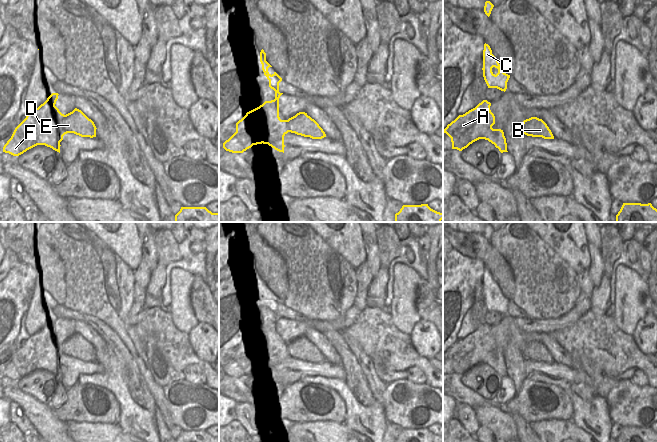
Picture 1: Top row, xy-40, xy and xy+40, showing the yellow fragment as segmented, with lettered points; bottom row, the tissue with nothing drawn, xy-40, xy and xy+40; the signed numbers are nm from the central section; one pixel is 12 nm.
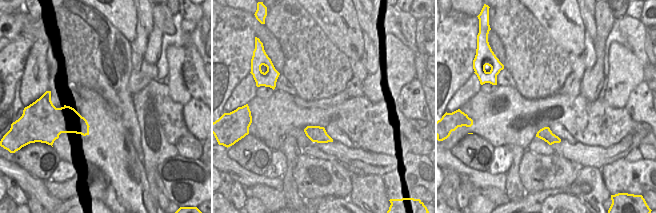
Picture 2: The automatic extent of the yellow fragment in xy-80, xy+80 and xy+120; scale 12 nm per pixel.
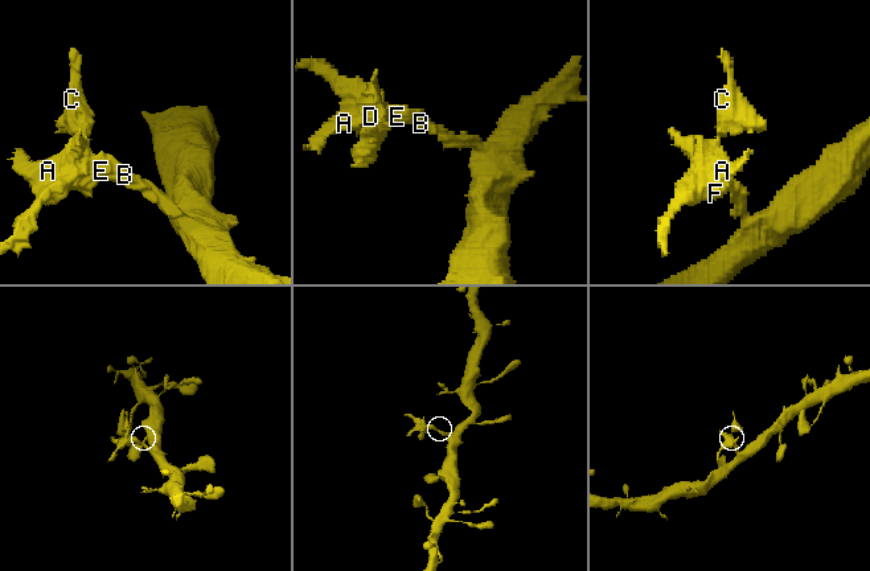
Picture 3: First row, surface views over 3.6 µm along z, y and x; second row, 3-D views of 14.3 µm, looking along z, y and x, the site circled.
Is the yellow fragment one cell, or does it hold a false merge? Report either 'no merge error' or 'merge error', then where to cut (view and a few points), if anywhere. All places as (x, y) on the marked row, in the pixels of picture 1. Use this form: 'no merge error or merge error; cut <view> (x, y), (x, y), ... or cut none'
no merge error; cut none

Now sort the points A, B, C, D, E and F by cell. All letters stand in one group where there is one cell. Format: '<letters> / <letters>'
A B C D E F

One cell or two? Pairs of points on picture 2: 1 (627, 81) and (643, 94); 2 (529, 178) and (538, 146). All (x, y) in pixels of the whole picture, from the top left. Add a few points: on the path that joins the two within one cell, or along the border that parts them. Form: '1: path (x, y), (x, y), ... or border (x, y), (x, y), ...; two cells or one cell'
1: border (643, 80), (631, 91), (624, 107); two cells
2: border (527, 149), (542, 154), (553, 153); two cells

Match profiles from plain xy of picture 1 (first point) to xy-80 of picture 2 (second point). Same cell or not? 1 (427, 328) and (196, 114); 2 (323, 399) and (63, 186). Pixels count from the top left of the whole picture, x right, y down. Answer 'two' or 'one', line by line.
1: one
2: one

